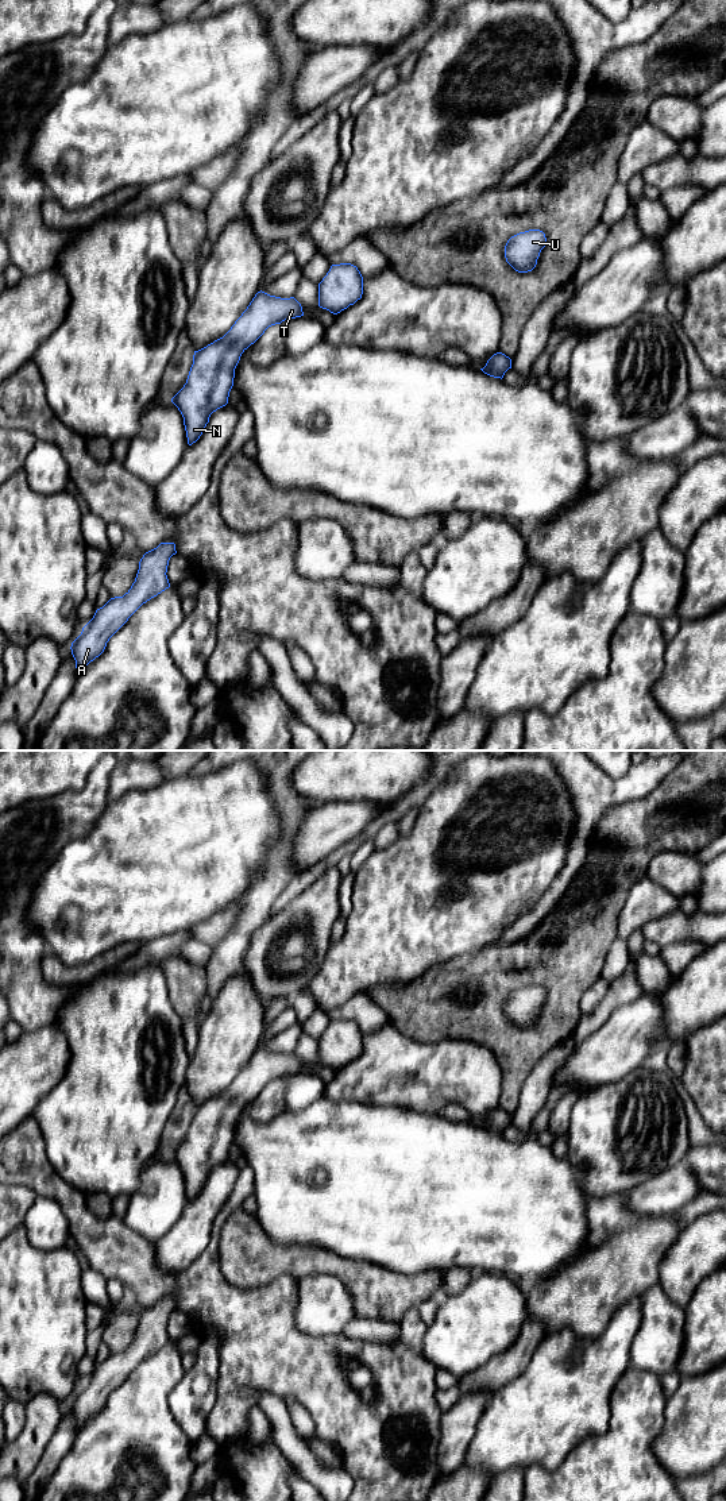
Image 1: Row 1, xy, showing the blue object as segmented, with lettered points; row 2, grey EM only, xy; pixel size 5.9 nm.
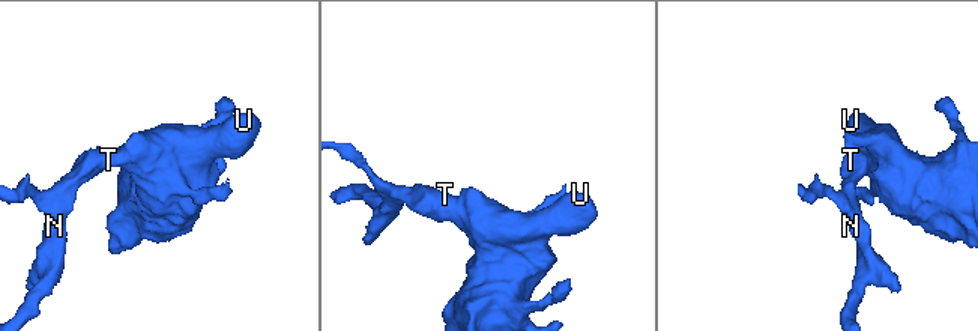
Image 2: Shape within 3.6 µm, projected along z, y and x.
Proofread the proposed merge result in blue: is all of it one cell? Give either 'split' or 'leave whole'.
leave whole

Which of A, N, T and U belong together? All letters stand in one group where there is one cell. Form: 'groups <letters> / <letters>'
groups A N T U

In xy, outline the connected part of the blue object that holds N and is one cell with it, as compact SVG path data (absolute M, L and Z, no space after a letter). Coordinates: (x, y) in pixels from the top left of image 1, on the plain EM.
M260 1046L223 1093L194 1107L186 1139L171 1154L184 1173L189 1201L200 1195L211 1170L228 1159L242 1110L269 1083L301 1072L302 1062L294 1053L281 1054Z

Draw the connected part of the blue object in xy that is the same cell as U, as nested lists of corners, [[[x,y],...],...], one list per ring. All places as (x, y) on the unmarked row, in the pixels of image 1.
[[[529,985],[511,992],[505,1002],[506,1018],[518,1029],[532,1027],[545,998],[545,989],[540,985]]]

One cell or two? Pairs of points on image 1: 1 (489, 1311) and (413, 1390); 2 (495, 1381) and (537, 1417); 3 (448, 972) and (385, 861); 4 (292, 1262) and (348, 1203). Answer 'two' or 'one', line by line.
1: two
2: two
3: two
4: two

